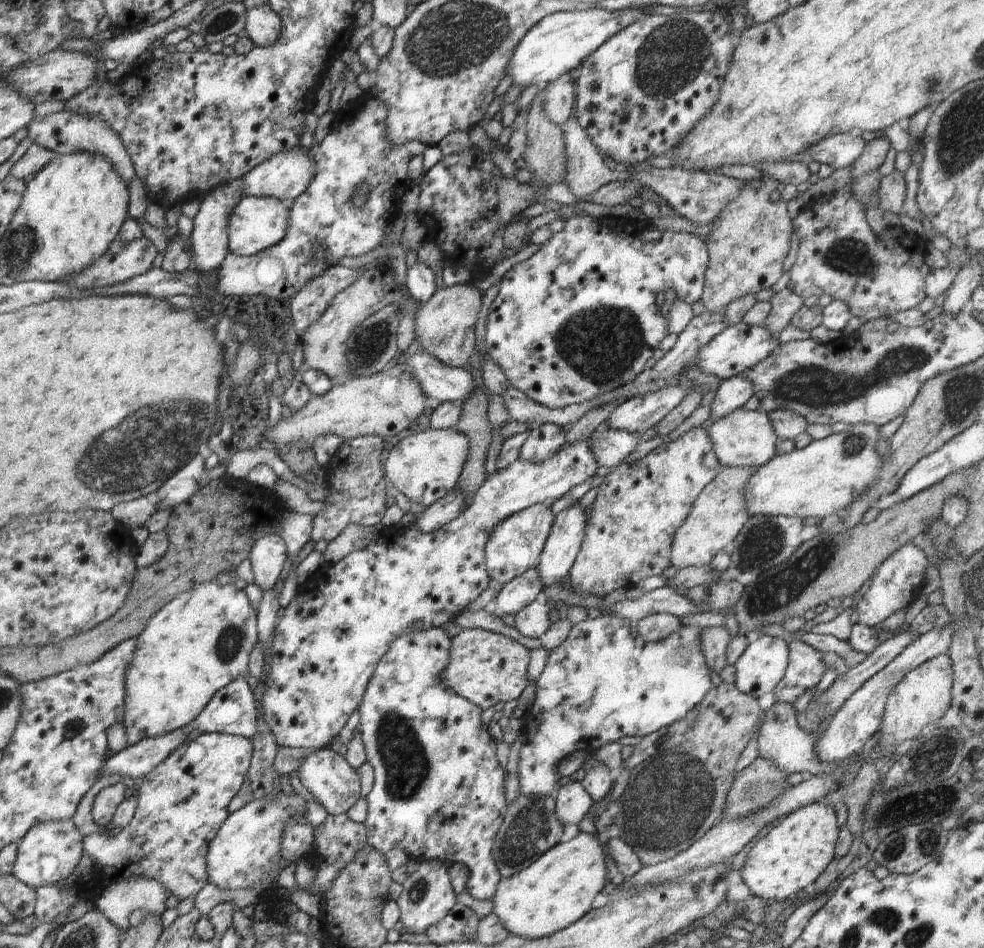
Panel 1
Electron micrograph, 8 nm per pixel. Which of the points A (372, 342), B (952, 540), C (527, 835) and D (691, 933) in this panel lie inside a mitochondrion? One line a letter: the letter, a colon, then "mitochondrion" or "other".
A: mitochondrion
B: other
C: mitochondrion
D: other

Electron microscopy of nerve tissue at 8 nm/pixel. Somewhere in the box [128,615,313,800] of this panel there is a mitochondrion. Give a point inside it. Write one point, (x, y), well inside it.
(229, 641)

